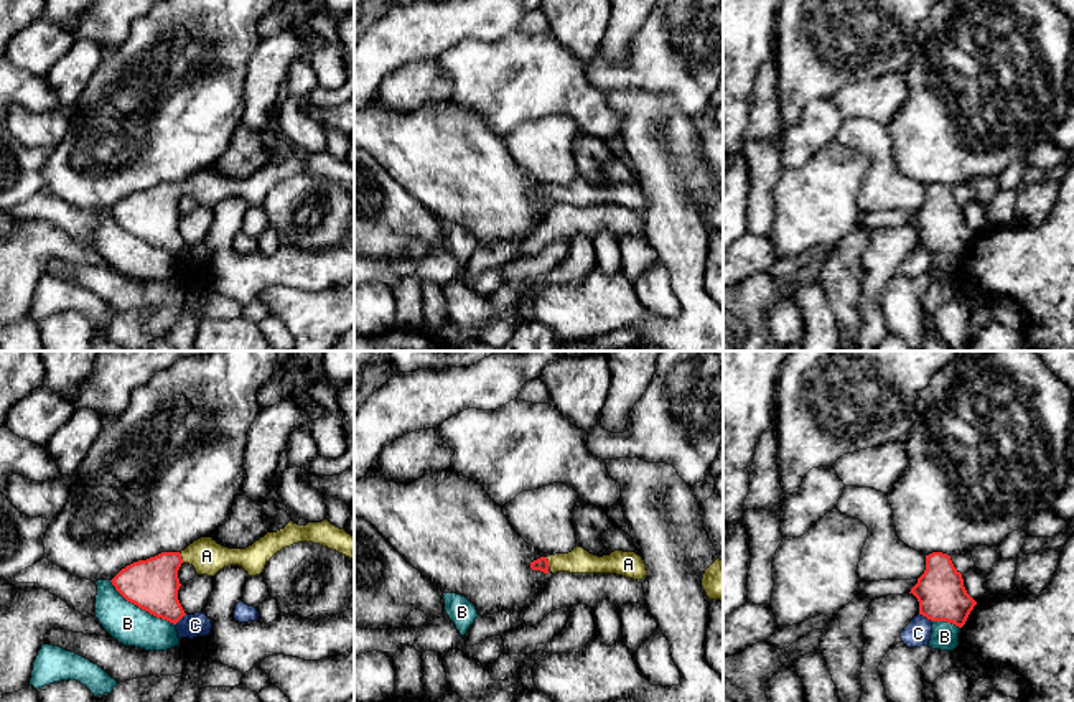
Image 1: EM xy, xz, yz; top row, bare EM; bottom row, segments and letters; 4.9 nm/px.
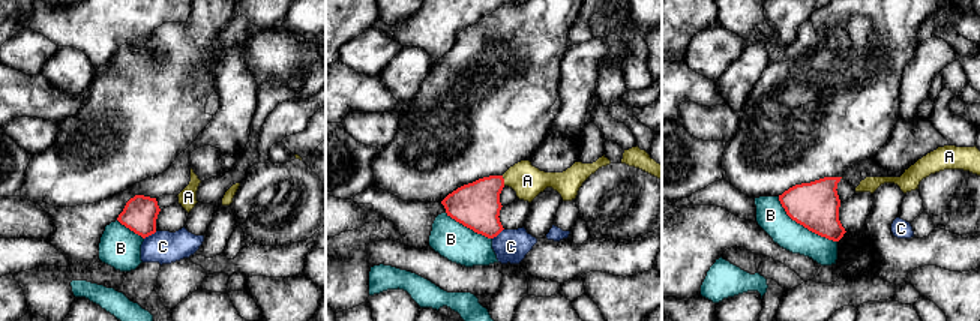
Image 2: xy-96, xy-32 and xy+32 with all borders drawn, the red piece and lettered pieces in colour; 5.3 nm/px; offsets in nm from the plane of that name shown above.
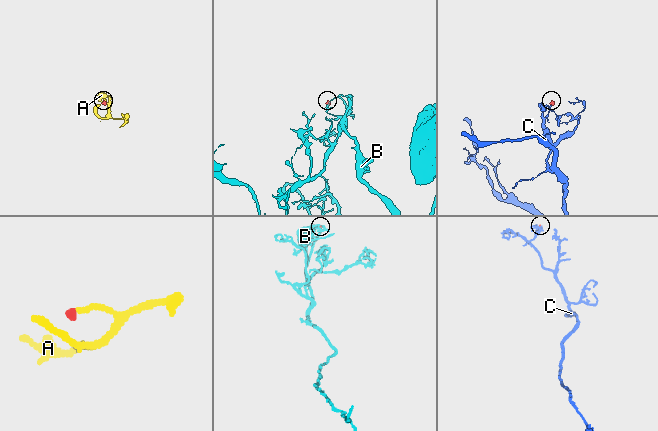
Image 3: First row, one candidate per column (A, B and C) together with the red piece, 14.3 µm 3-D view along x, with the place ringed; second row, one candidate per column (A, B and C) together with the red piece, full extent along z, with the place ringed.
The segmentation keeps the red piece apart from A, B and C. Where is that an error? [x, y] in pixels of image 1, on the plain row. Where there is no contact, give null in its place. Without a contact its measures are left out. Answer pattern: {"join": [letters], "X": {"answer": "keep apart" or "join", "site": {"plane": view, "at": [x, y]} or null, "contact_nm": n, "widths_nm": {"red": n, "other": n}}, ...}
{"join": ["A"], "A": {"answer": "join", "site": {"plane": "xy", "at": [180, 188]}, "contact_nm": 60, "widths_nm": {"red": 240, "other": 170}}, "B": {"answer": "keep apart", "site": {"plane": "xy", "at": [142, 239]}, "contact_nm": 400, "widths_nm": {"red": 240, "other": 200}}, "C": {"answer": "keep apart", "site": {"plane": "yz", "at": [926, 248]}, "contact_nm": 80, "widths_nm": {"red": 240, "other": 130}}}

